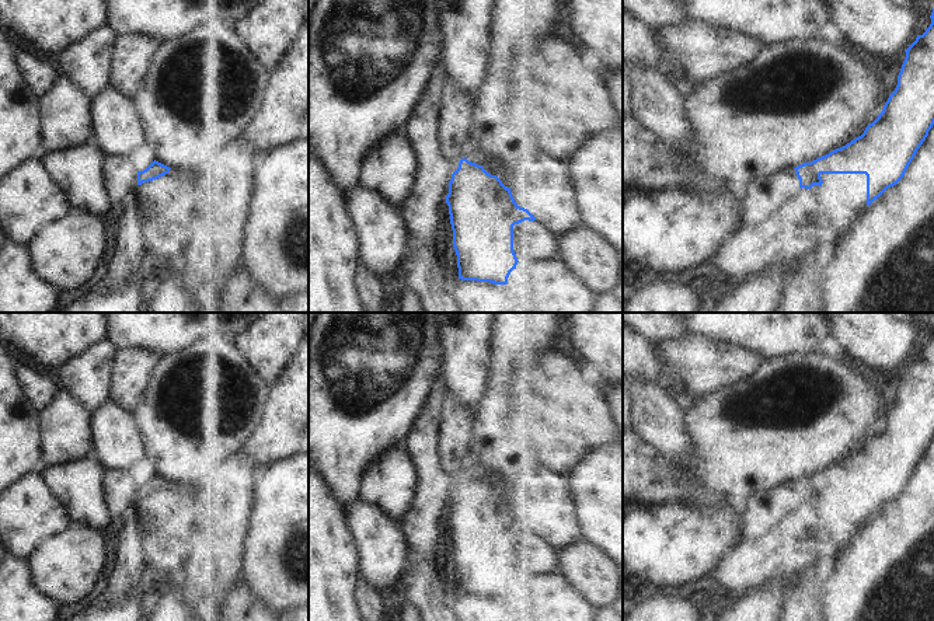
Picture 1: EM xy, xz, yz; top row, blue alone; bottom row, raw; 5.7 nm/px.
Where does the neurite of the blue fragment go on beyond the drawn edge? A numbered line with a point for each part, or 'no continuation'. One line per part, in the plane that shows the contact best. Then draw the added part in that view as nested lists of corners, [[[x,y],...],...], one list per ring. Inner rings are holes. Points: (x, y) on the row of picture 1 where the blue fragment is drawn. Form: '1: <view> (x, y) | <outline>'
1: xz (474, 159) | [[[468,154],[466,158],[471,163],[482,165],[487,172],[491,170],[491,167],[484,160],[481,160],[478,156]]]

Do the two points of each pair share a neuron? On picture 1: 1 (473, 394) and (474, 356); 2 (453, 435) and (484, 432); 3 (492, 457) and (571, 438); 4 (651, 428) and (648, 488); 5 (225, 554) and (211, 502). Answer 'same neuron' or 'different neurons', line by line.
1: same neuron
2: different neurons
3: different neurons
4: different neurons
5: same neuron

